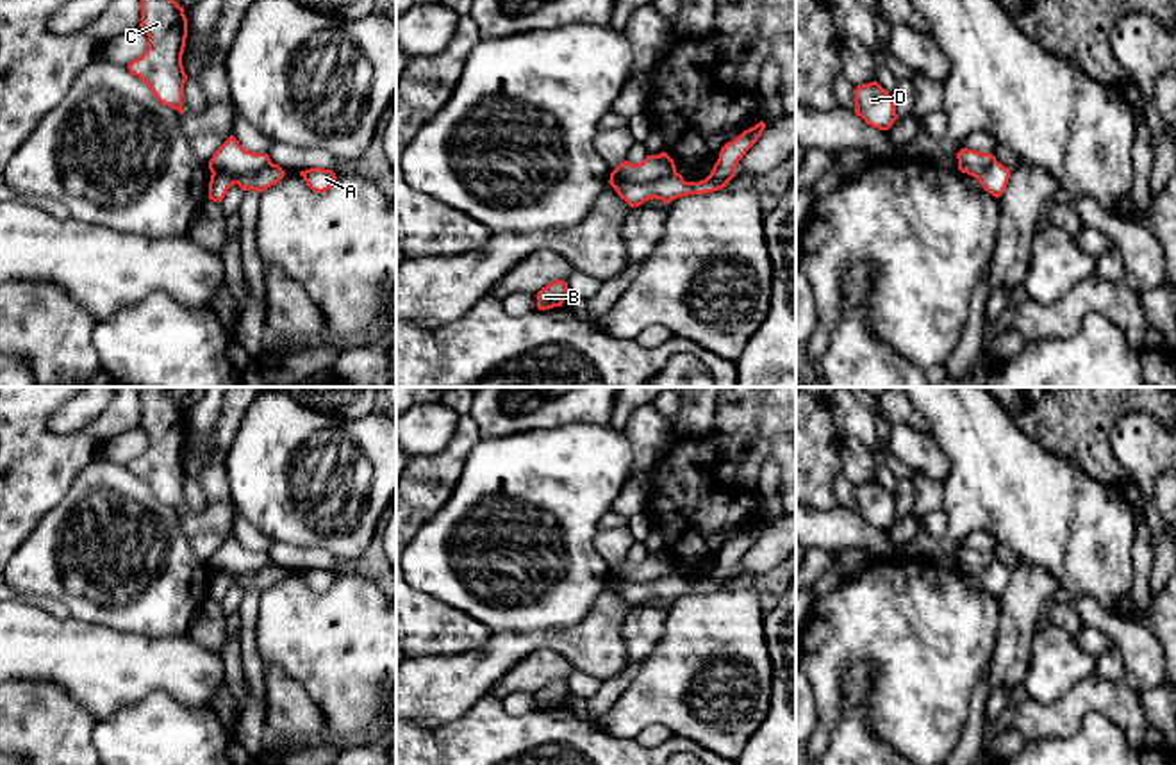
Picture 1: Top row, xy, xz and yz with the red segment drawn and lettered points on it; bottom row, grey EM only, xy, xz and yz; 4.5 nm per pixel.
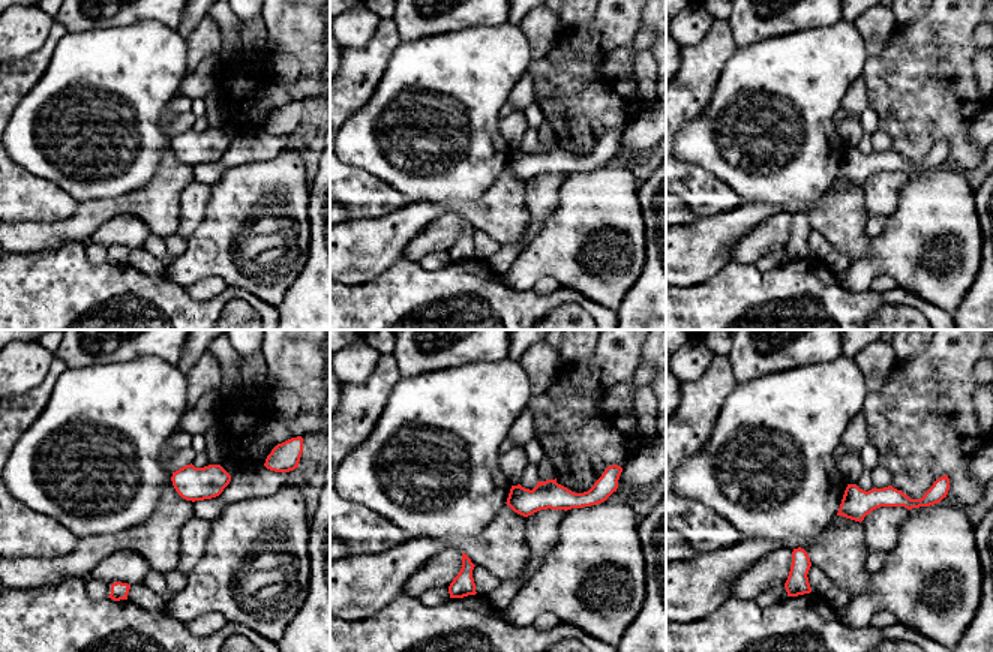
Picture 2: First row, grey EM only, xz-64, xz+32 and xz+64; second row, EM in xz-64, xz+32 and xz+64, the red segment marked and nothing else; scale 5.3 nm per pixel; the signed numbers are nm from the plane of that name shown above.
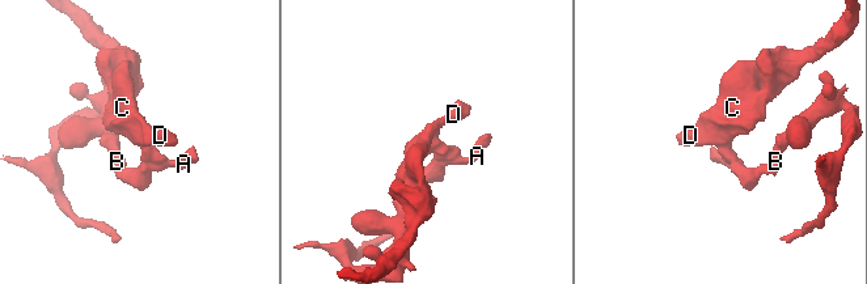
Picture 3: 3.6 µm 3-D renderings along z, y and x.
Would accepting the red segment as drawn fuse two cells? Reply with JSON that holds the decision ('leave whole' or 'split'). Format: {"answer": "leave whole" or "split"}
{"answer": "split"}

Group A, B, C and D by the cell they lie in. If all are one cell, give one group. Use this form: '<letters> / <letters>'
A B / C D

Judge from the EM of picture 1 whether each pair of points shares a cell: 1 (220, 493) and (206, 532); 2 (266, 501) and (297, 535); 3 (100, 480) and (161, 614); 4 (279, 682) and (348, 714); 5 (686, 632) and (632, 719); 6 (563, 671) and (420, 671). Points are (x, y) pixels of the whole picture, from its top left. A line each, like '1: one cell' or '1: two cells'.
1: one cell
2: one cell
3: one cell
4: two cells
5: one cell
6: two cells

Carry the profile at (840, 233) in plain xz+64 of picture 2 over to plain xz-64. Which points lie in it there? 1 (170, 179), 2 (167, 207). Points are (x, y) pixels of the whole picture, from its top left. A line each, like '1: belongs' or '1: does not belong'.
1: belongs
2: belongs

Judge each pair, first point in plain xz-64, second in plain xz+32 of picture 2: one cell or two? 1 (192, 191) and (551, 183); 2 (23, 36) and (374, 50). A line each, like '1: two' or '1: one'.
1: one
2: two

